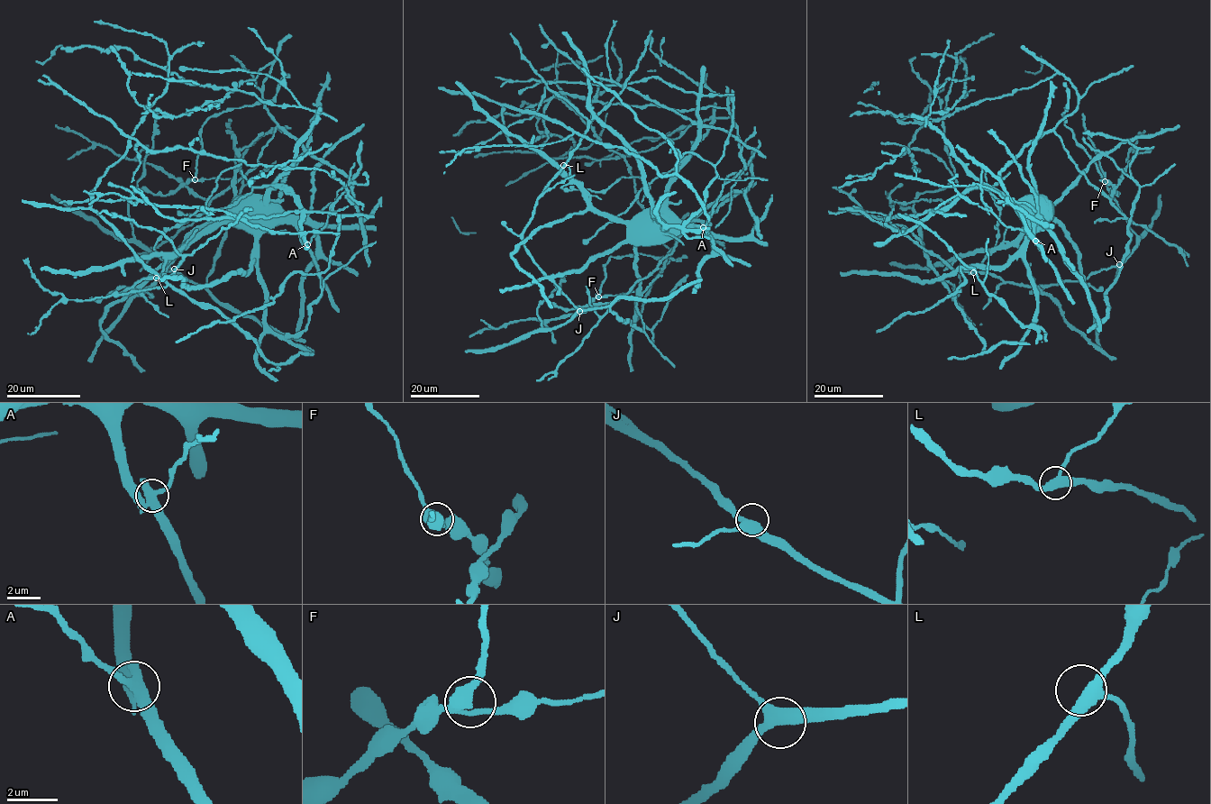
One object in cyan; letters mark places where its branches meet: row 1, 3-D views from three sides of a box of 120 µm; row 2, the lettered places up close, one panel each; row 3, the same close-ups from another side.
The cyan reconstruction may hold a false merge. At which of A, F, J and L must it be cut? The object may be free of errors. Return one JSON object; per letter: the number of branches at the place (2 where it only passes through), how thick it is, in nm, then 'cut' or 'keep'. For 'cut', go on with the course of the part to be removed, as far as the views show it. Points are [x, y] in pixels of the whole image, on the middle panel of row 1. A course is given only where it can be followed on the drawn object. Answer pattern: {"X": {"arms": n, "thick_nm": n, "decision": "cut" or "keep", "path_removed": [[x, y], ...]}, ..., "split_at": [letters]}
{"A": {"arms": 4, "thick_nm": 400, "decision": "cut", "path_removed": [[704, 227], [721, 194], [723, 180], [734, 172], [741, 172], [731, 188], [729, 212], [715, 227]]}, "F": {"arms": 3, "thick_nm": 420, "decision": "keep"}, "J": {"arms": 3, "thick_nm": 400, "decision": "keep"}, "L": {"arms": 3, "thick_nm": 400, "decision": "keep"}, "split_at": ["A"]}

